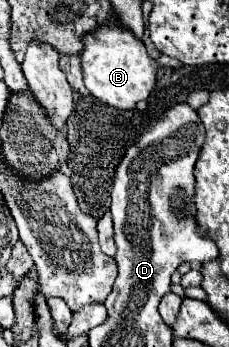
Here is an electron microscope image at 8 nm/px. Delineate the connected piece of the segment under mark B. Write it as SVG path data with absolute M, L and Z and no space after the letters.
M99 26L93 32L83 36L83 50L81 50L81 68L83 68L83 82L91 96L97 100L119 108L131 110L137 102L147 100L151 90L155 88L157 68L155 62L141 40L137 40L129 30L121 26Z

